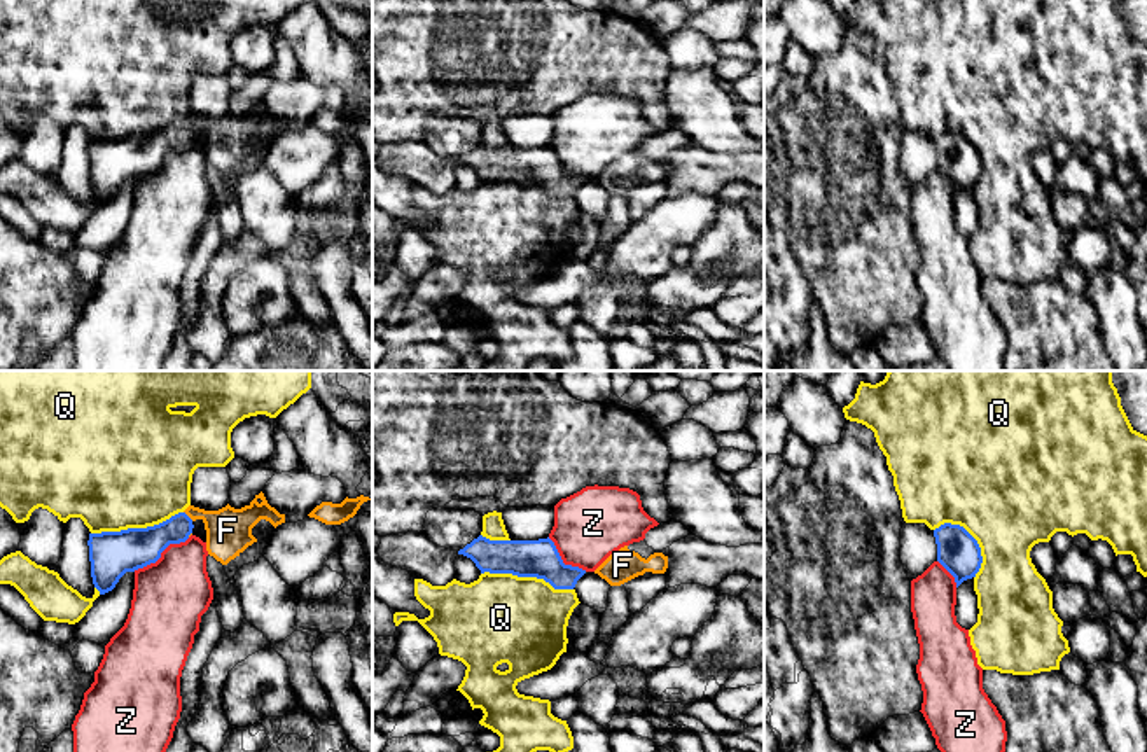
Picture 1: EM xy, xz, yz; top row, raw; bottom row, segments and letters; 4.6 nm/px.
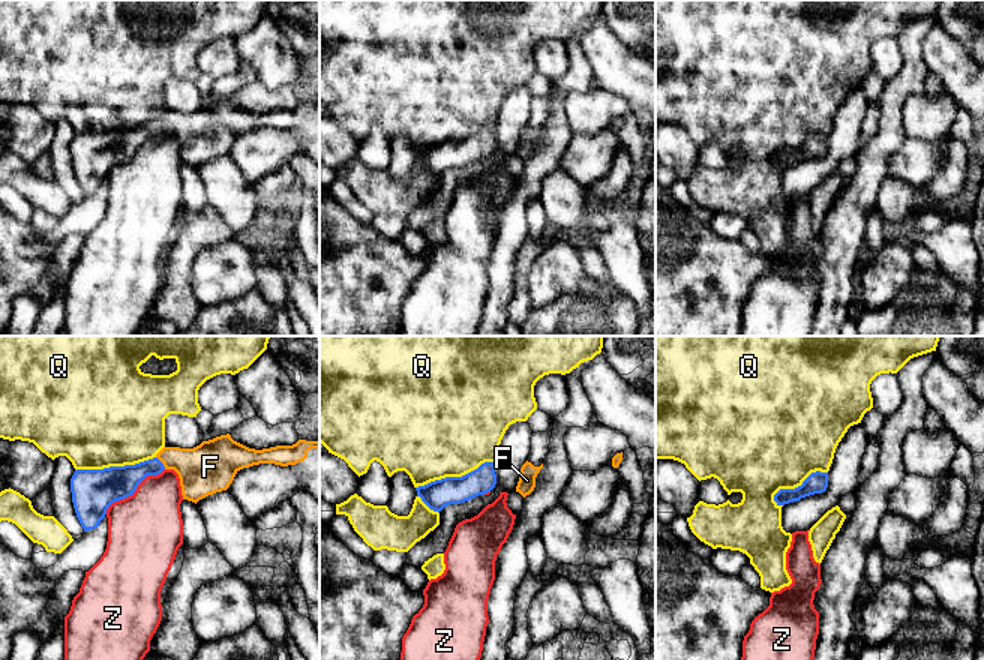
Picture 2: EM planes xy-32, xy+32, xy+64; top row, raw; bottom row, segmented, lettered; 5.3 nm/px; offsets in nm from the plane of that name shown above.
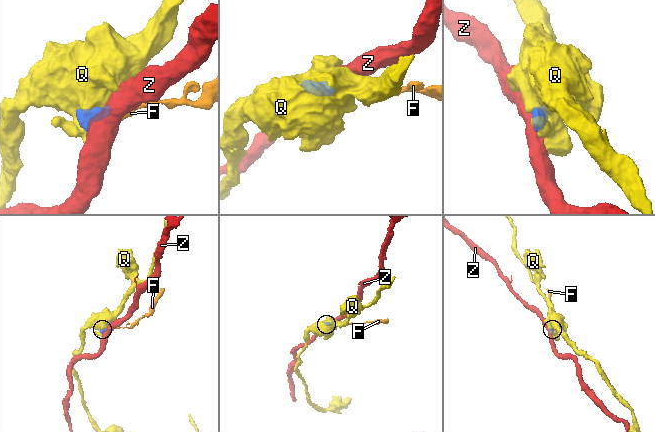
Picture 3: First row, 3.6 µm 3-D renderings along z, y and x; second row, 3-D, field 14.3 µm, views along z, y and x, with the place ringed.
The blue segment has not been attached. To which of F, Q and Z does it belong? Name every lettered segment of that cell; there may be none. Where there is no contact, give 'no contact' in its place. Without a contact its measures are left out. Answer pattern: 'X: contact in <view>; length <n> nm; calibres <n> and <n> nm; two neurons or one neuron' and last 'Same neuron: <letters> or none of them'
F: contact in xy; length 60 nm; calibres 180 and 200 nm; one neuron
Q: contact in xy; length 440 nm; calibres 200 and 500 nm; two neurons
Z: contact in xy; length 300 nm; calibres 200 and 340 nm; two neurons
Same neuron: F

